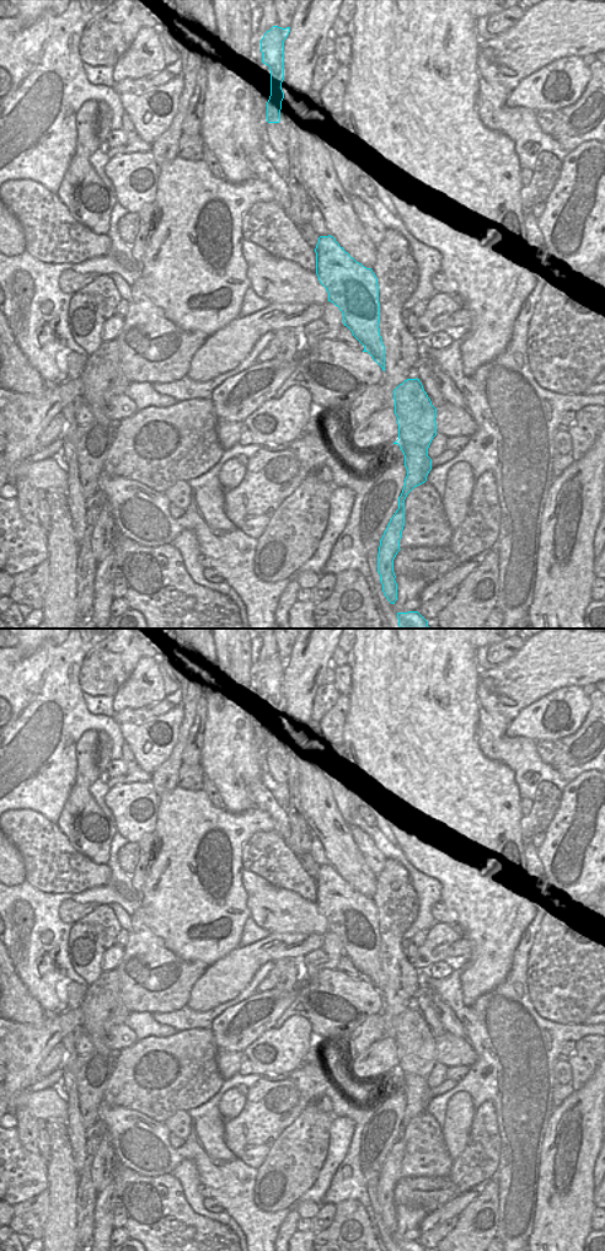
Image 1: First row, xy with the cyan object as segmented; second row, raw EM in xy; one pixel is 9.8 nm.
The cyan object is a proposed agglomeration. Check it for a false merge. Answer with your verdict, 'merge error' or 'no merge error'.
merge error

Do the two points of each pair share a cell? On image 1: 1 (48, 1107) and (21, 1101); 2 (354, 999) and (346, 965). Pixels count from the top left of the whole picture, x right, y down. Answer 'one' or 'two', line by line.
1: one
2: two

